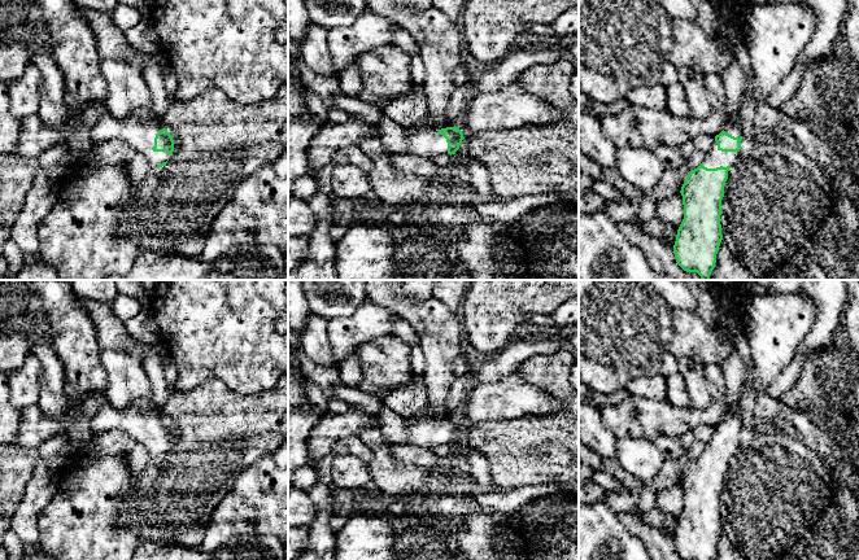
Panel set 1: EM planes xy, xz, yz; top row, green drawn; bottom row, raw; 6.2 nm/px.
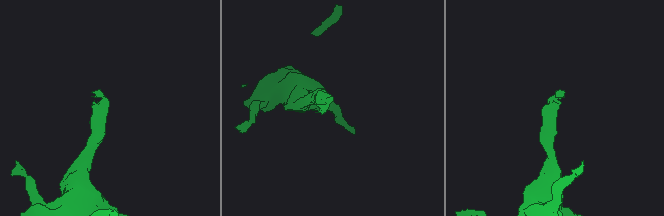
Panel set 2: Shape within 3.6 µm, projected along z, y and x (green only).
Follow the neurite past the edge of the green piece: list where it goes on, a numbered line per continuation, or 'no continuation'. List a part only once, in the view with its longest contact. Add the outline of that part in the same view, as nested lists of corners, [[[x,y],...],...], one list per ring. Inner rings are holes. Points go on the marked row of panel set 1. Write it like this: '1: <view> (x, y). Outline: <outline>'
1: xy (139, 130). Outline: [[[153,109],[143,110],[125,119],[117,119],[104,114],[88,132],[93,145],[104,143],[109,137],[119,137],[132,146],[136,153],[147,157],[152,167],[170,158],[167,152],[154,152],[154,137],[165,128]]]

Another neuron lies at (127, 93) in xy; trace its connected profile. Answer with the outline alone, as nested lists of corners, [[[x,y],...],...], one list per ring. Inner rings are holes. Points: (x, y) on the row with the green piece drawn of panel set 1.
[[[126,61],[100,64],[106,86],[106,111],[117,119],[152,109],[151,91],[140,69]]]

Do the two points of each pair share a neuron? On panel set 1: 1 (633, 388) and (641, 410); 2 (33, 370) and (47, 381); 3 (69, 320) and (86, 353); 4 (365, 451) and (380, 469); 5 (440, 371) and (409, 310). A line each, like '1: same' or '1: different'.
1: different
2: different
3: same
4: different
5: same

